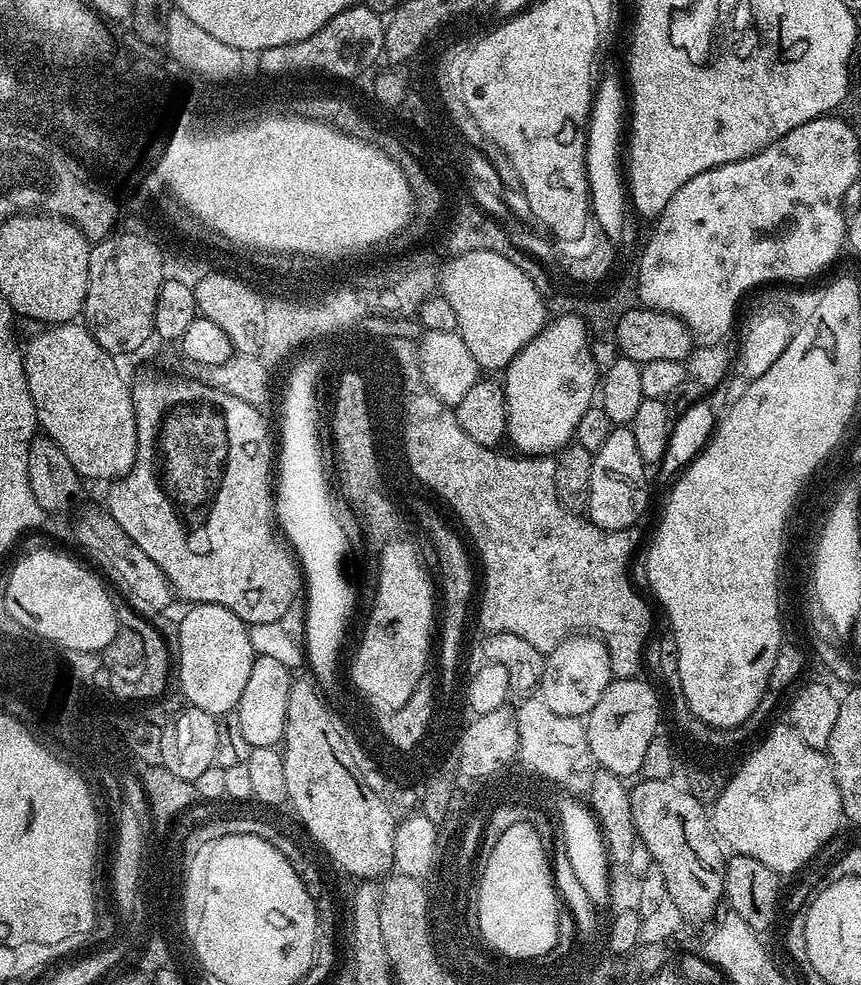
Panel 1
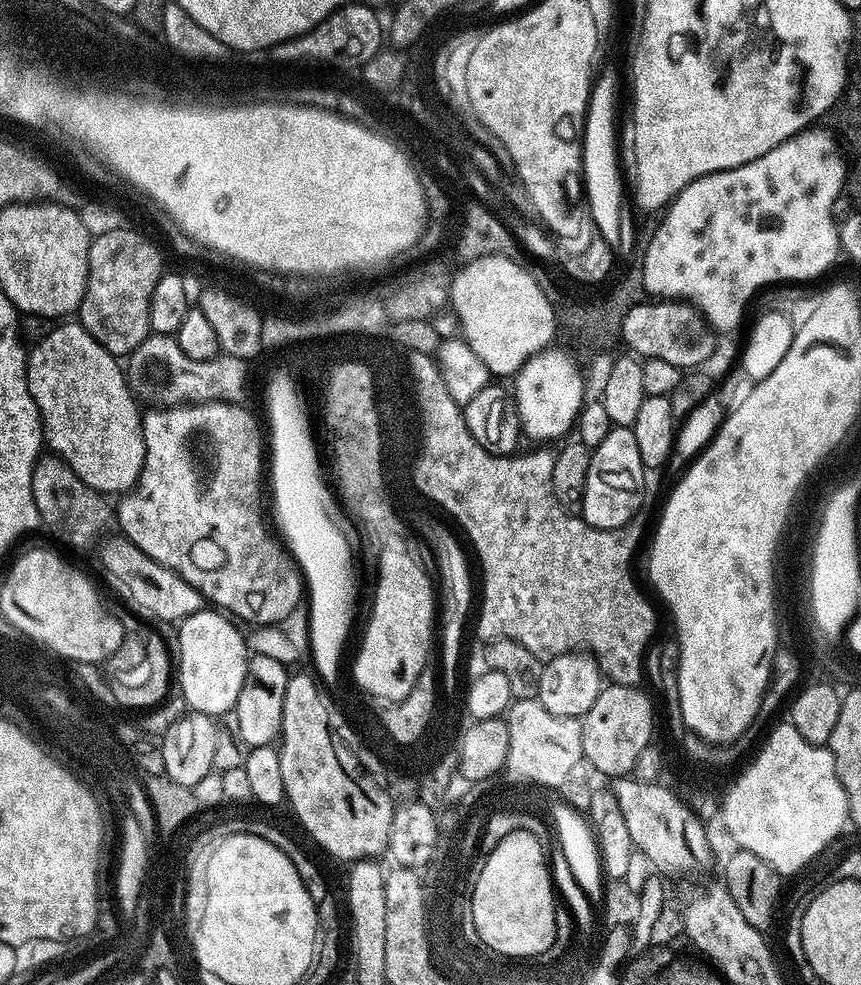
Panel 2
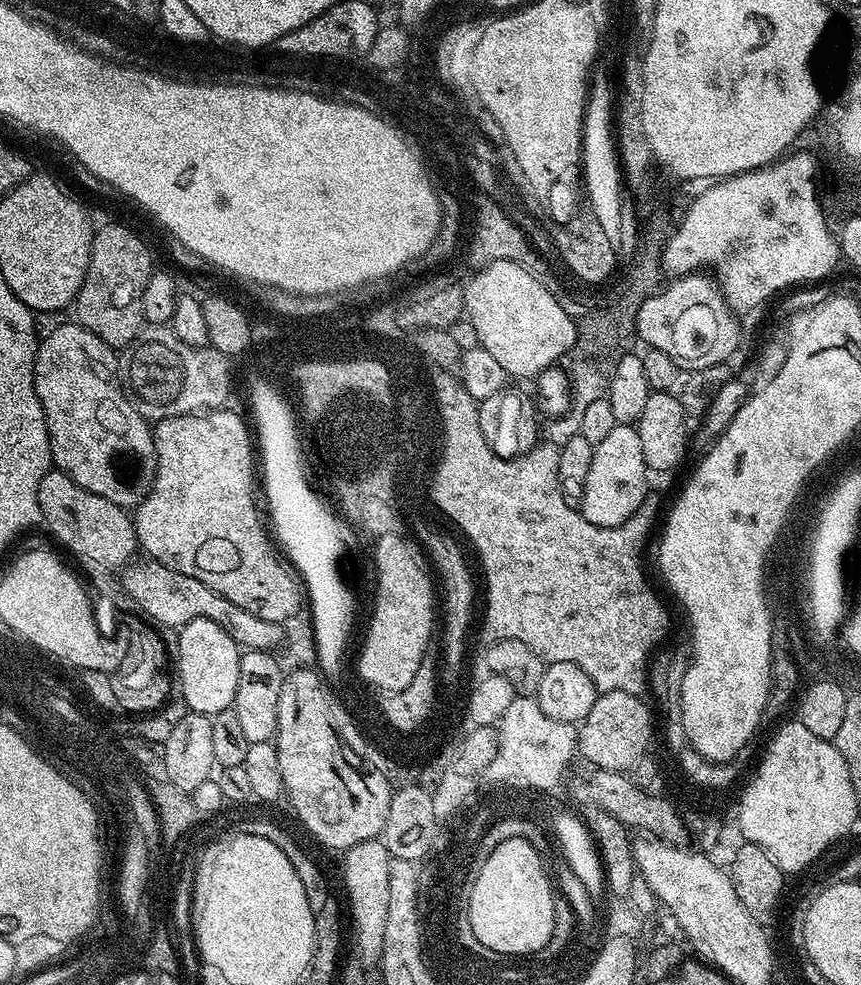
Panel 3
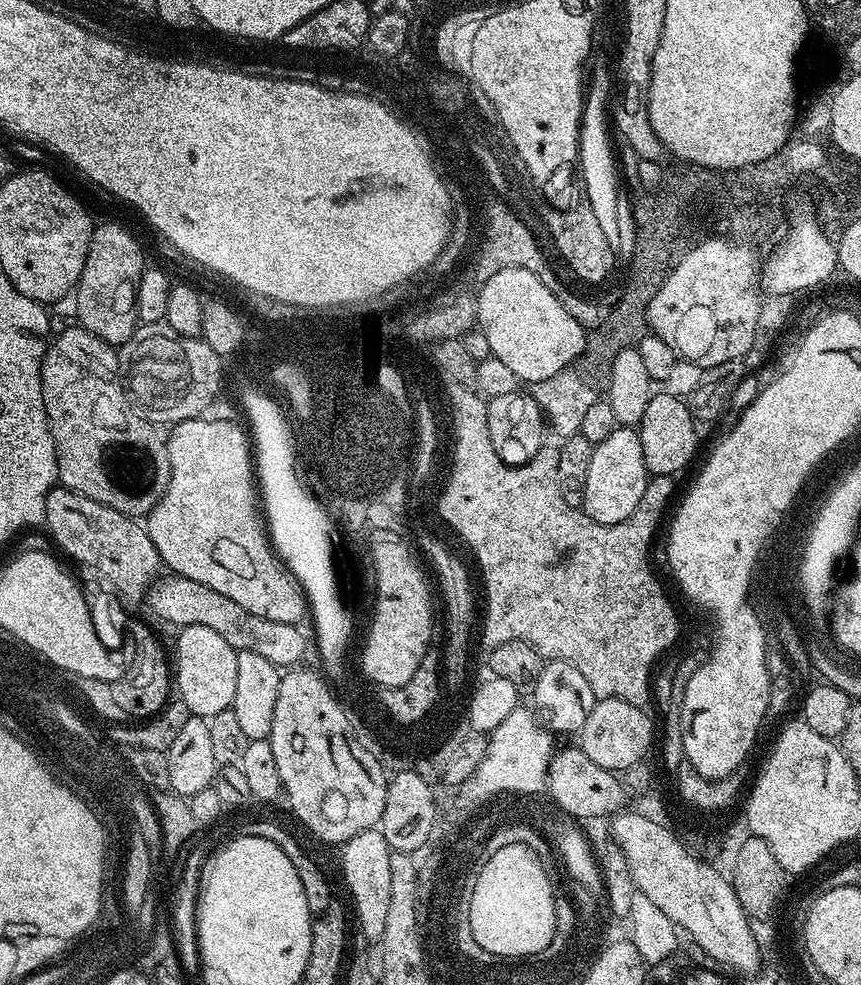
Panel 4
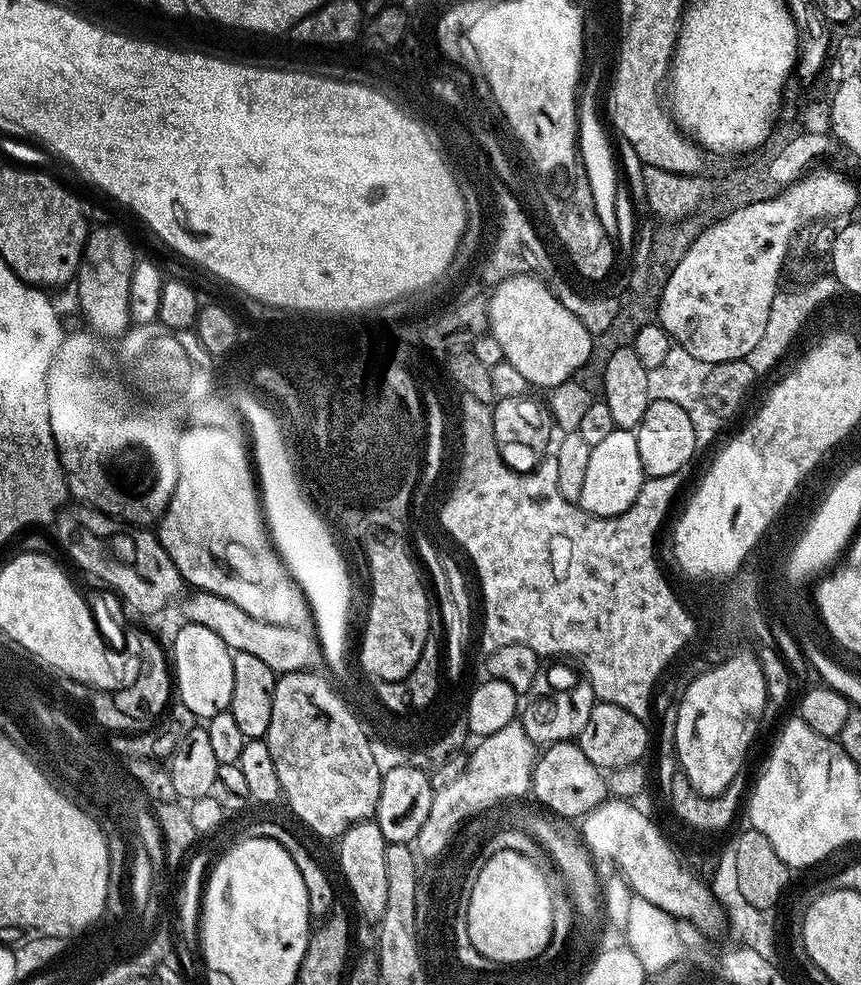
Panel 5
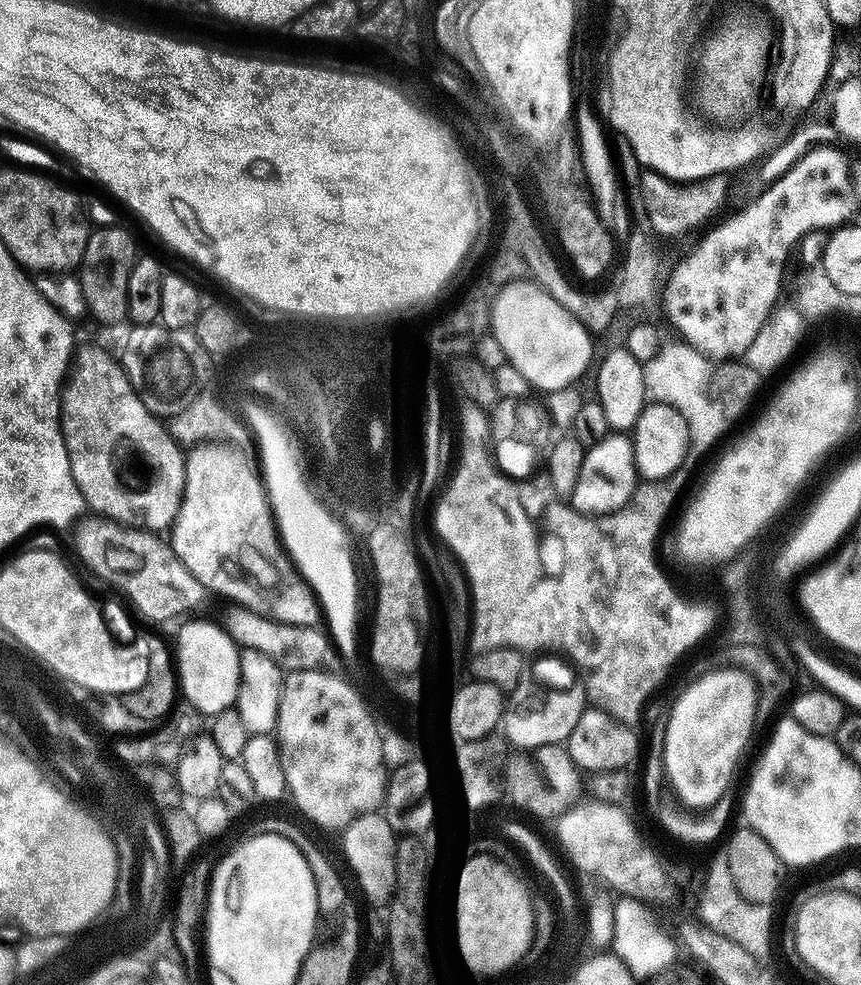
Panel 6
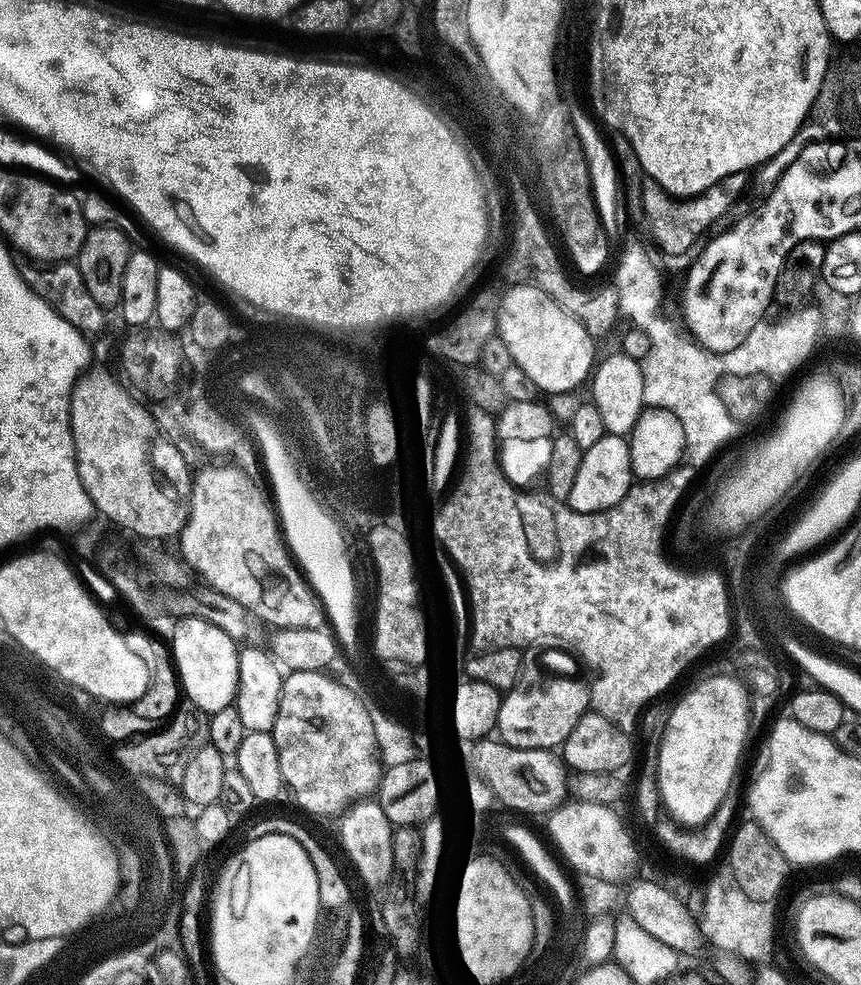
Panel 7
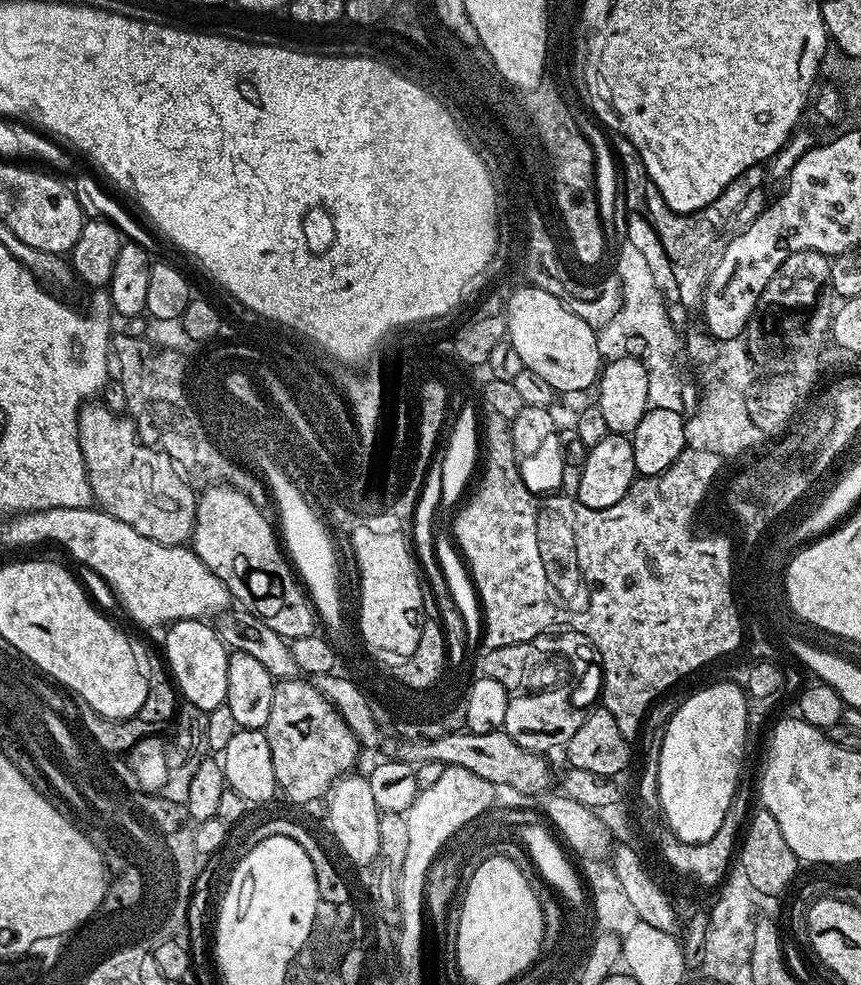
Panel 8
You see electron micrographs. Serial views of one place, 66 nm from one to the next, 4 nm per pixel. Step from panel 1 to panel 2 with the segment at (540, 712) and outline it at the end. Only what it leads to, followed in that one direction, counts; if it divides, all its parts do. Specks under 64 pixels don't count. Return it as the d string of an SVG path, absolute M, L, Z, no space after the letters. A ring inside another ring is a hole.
M537 698L513 700L506 719L512 745L512 768L521 775L532 776L532 780L553 781L567 776L573 765L581 767L585 763L581 717L550 714L550 710L546 710L546 706L542 706L540 698Z

